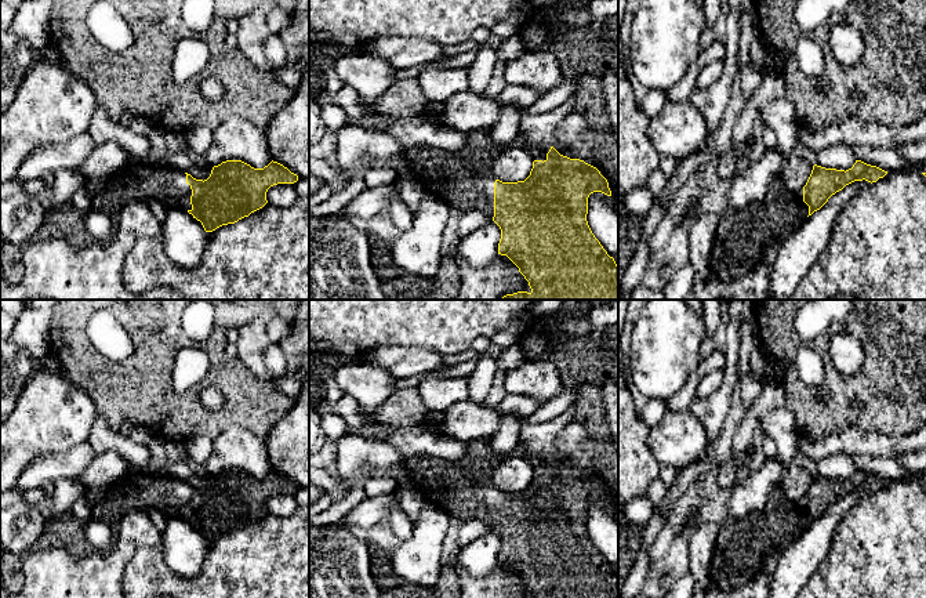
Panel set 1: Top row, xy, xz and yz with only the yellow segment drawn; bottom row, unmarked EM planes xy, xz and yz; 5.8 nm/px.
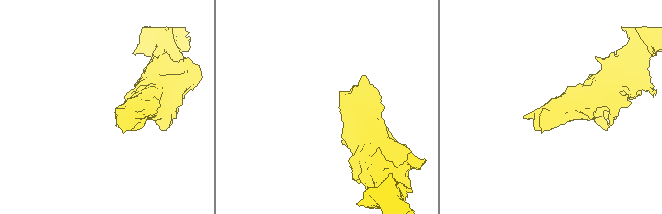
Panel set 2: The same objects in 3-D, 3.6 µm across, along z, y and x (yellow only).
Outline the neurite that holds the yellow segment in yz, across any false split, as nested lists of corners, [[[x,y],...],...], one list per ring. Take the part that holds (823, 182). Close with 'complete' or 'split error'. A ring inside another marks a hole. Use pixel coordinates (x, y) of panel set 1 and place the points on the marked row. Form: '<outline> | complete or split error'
[[[856,160],[849,170],[814,164],[803,188],[789,191],[776,174],[762,200],[742,209],[727,207],[719,217],[709,269],[712,282],[731,282],[762,261],[765,250],[781,244],[809,215],[854,181],[876,182],[887,171]]] | split error

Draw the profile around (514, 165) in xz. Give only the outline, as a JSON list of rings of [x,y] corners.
[[[508,146],[495,159],[491,171],[502,182],[524,181],[533,168],[534,159],[522,148]]]

